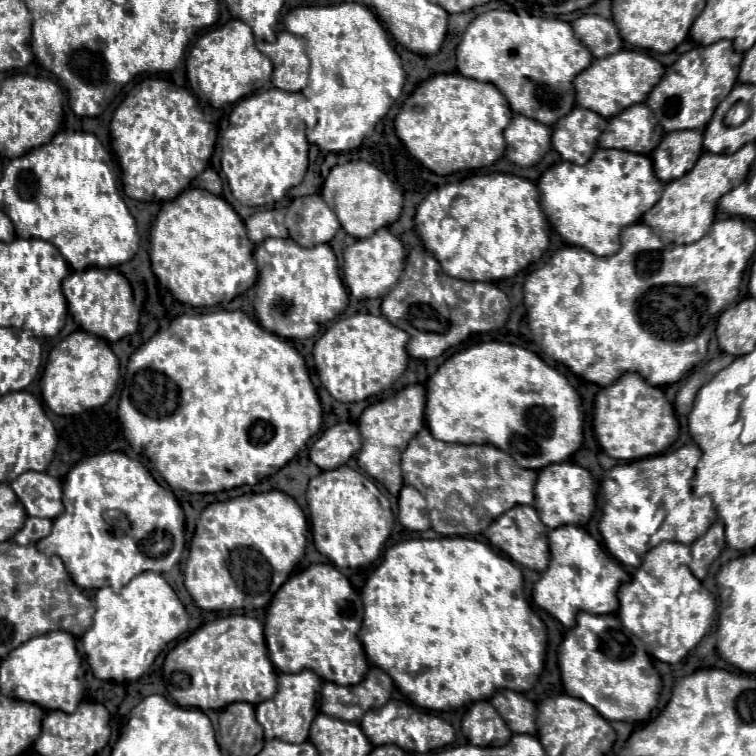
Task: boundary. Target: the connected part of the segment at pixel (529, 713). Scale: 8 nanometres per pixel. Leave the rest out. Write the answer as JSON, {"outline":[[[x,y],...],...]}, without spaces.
{"outline":[[[498,691],[490,703],[498,709],[500,717],[506,721],[506,725],[512,729],[512,733],[536,733],[536,705],[528,701],[522,693],[516,691]]]}

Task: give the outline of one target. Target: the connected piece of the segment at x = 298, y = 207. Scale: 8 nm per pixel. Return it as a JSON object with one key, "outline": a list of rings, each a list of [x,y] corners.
{"outline":[[[308,195],[298,197],[288,205],[286,227],[292,241],[302,247],[314,247],[330,243],[340,229],[340,223],[320,195]]]}

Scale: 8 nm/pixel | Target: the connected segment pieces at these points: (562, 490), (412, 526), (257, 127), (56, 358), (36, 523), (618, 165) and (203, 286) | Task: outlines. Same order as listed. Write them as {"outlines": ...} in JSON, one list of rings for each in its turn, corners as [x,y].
{"outlines":[[[[558,463],[548,465],[540,471],[538,483],[536,483],[536,511],[540,515],[540,521],[548,525],[550,529],[562,527],[562,525],[584,525],[588,523],[592,511],[594,511],[594,481],[588,469],[576,465],[576,463]]],[[[404,485],[398,497],[398,521],[410,531],[426,531],[432,529],[430,517],[432,515],[422,493],[410,485]]],[[[268,89],[268,91],[264,91],[264,93],[254,93],[254,95],[250,95],[250,97],[244,97],[244,99],[238,101],[236,107],[232,109],[232,113],[230,113],[230,125],[228,125],[228,129],[224,131],[224,135],[222,135],[222,171],[224,171],[226,179],[228,179],[228,185],[230,185],[230,189],[232,189],[232,195],[234,195],[242,205],[248,205],[248,207],[262,207],[262,205],[276,203],[276,201],[280,201],[280,199],[288,193],[290,187],[294,187],[294,185],[298,185],[298,183],[302,181],[302,177],[304,177],[304,173],[306,173],[306,169],[308,169],[308,149],[310,145],[314,145],[314,143],[308,141],[308,133],[314,131],[316,123],[306,129],[304,121],[298,117],[298,113],[296,113],[296,103],[298,103],[298,95],[300,95],[300,93],[302,93],[302,91],[291,93],[282,91],[282,89]]],[[[74,331],[50,351],[40,379],[41,396],[44,404],[56,415],[78,415],[86,409],[104,405],[116,389],[118,377],[118,359],[108,341],[102,341],[86,331]]],[[[28,517],[24,527],[16,533],[16,535],[9,541],[14,541],[18,545],[34,545],[46,537],[52,529],[52,521],[50,519],[40,519],[40,517]]],[[[596,149],[586,165],[568,161],[552,165],[538,179],[538,189],[540,207],[562,239],[570,245],[588,249],[594,255],[606,257],[620,249],[620,231],[642,219],[660,199],[664,185],[654,177],[650,157],[618,149]]],[[[186,189],[176,199],[166,201],[150,231],[150,261],[158,281],[180,301],[192,307],[212,307],[230,303],[234,297],[248,291],[256,281],[256,263],[252,259],[254,243],[246,235],[244,221],[222,197],[206,189]]]]}

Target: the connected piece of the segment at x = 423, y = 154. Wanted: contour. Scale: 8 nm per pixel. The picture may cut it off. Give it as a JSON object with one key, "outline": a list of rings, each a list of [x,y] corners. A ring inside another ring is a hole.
{"outline":[[[442,73],[422,81],[396,115],[396,135],[408,153],[436,175],[470,171],[492,165],[504,153],[504,129],[512,119],[508,101],[492,83],[468,79],[460,73]],[[420,105],[422,111],[414,107]]]}

